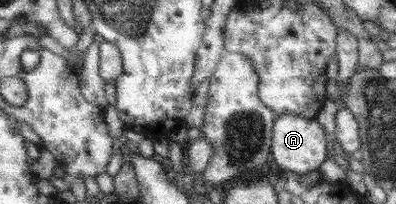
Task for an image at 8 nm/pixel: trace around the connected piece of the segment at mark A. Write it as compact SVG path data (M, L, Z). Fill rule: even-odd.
M287 113L276 116L270 135L270 152L273 163L281 171L286 170L295 174L305 174L317 170L326 158L325 143L327 140L324 132L315 118L305 119L300 115Z

